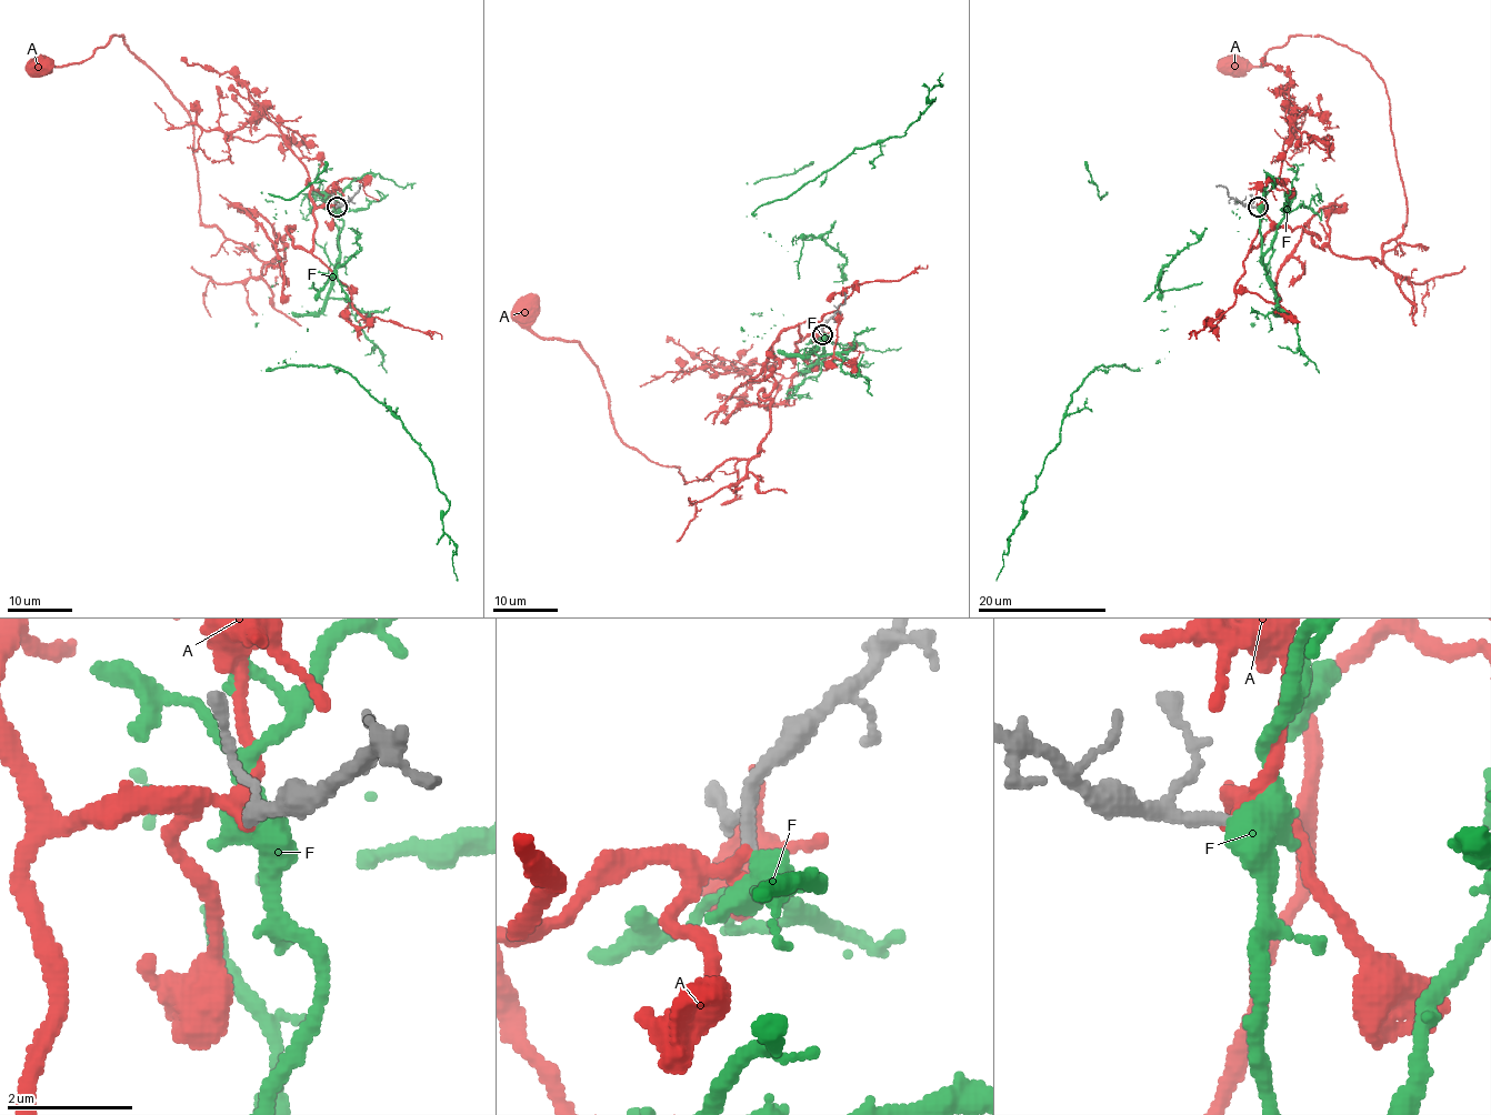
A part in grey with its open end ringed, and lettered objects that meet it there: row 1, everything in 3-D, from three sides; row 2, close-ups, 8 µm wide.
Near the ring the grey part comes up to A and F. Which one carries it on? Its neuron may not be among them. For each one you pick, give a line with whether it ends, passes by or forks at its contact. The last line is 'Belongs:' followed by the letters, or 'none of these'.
F: It forks there
Belongs: F

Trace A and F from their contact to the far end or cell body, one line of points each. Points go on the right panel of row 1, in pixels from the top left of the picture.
A: (1257, 208), (1250, 251), (1303, 227), (1382, 260), (1406, 222), (1387, 87), (1324, 37), (1229, 64)
F: (1257, 208), (1258, 229), (1207, 229), (1161, 270), (1164, 359), (1134, 370), (1100, 365), (1073, 394), (996, 581)

